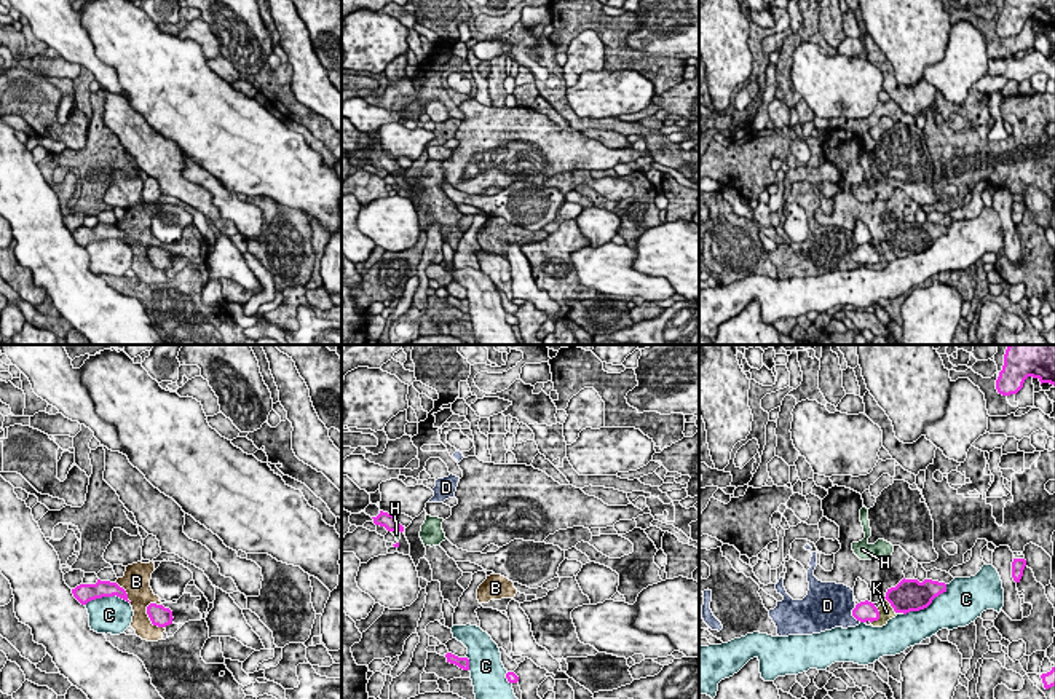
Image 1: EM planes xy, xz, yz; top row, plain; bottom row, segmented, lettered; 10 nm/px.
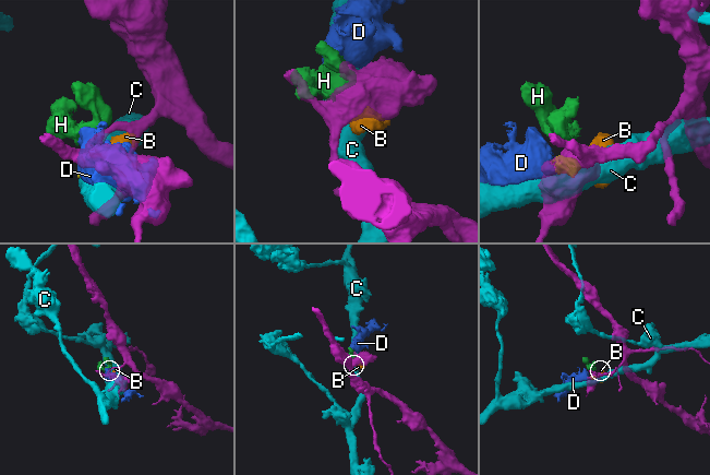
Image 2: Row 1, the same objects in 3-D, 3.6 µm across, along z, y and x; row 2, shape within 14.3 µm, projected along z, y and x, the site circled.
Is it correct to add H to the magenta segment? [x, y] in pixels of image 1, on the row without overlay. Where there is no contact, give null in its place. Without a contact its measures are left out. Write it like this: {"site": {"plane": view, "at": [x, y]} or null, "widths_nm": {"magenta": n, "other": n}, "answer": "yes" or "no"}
{"site": {"plane": "xz", "at": [398, 173]}, "widths_nm": {"magenta": 160, "other": 60}, "answer": "no"}

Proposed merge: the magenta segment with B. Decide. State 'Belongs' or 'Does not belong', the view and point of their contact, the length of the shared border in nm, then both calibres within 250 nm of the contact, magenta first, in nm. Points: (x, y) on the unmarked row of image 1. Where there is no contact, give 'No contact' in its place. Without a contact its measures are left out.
Does not belong. Touches magenta at xy (149, 259). Shared border 300 nm. Thickness 200 nm (magenta) against 240 nm

